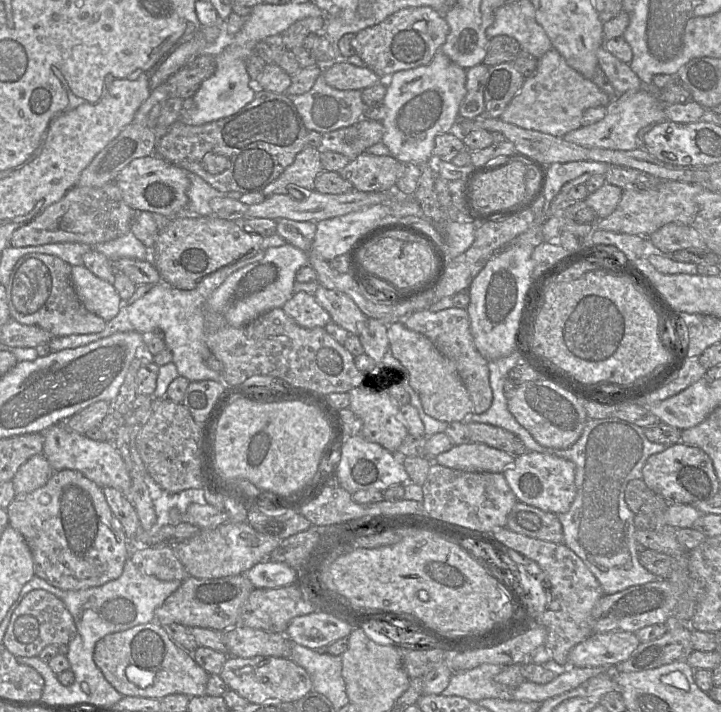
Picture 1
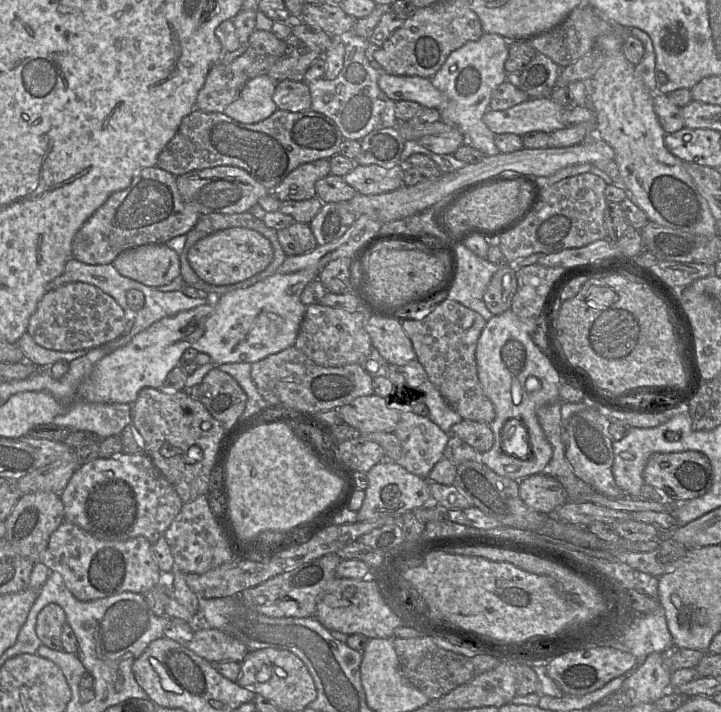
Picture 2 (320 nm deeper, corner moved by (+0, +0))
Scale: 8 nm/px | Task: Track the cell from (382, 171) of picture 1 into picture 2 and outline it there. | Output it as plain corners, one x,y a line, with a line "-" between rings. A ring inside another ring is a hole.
404,163
393,167
356,165
344,180
364,195
390,192
404,185

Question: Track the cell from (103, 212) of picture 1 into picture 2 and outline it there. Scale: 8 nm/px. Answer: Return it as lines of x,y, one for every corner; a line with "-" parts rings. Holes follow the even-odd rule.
157,166
143,168
127,188
111,194
81,226
72,241
72,258
91,265
109,264
126,250
146,244
164,244
176,236
186,235
200,216
193,207
183,201
177,188
176,176

